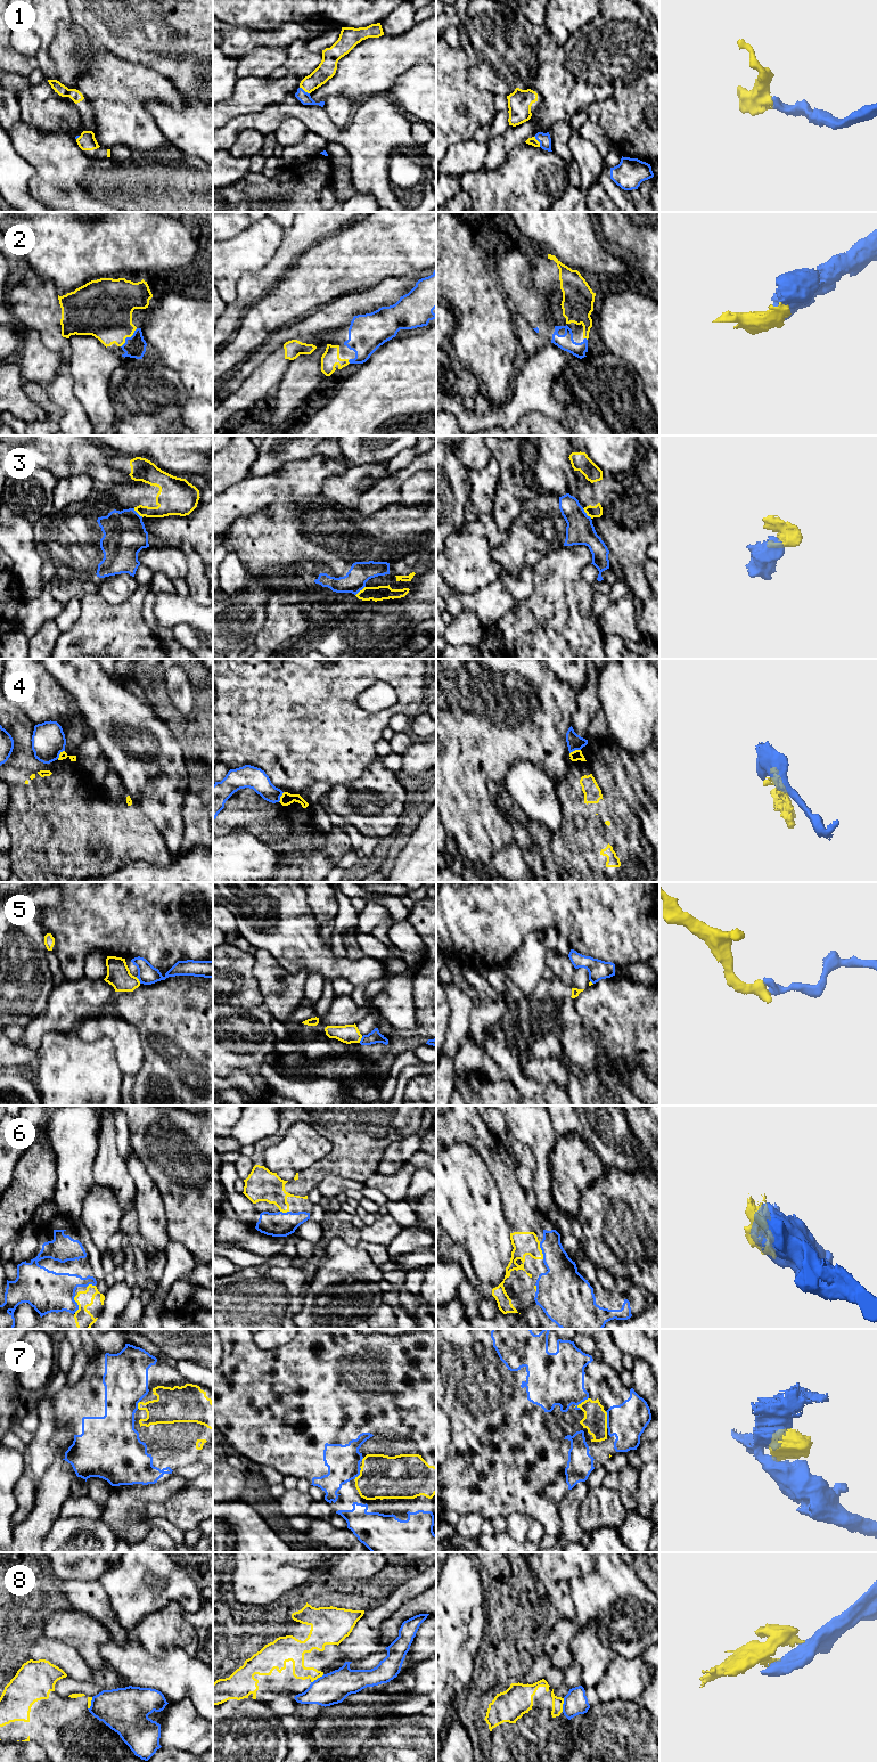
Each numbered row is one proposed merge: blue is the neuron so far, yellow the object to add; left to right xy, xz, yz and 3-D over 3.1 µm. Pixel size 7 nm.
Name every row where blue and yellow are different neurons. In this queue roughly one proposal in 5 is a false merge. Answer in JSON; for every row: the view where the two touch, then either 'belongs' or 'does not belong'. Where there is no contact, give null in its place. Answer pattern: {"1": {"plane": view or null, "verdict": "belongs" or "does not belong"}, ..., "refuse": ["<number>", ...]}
{"1": {"plane": "yz", "verdict": "belongs"}, "2": {"plane": "xy", "verdict": "belongs"}, "3": {"plane": "yz", "verdict": "does not belong"}, "4": {"plane": "yz", "verdict": "does not belong"}, "5": {"plane": "xy", "verdict": "does not belong"}, "6": {"plane": "xy", "verdict": "belongs"}, "7": {"plane": "yz", "verdict": "belongs"}, "8": {"plane": "yz", "verdict": "does not belong"}, "refuse": ["3", "4", "5", "8"]}

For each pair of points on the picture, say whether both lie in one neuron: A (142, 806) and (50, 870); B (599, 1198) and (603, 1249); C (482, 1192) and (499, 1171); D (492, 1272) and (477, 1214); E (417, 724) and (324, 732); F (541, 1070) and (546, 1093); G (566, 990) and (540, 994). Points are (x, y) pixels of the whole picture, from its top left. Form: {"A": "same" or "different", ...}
{"A": "different", "B": "same", "C": "different", "D": "same", "E": "different", "F": "different", "G": "same"}

